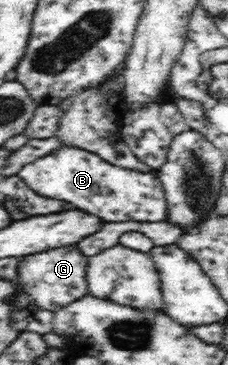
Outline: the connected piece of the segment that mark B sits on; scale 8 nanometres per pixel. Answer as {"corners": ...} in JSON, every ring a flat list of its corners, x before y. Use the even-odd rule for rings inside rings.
{"corners":[[61,144,55,152,38,158,35,164,26,164,19,176,29,188,41,196,65,200,75,204,105,222,155,222,167,221,167,199,157,172,141,172,117,168,94,152]]}

